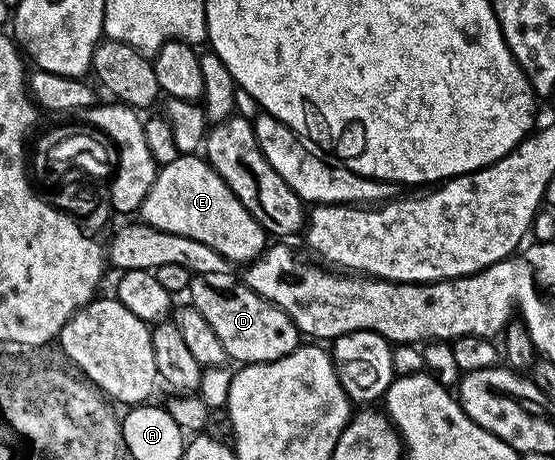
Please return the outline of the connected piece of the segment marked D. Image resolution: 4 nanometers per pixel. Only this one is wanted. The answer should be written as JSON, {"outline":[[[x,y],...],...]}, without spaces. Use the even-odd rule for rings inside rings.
{"outline":[[[231,272],[216,275],[196,275],[190,286],[191,304],[202,311],[206,323],[214,327],[222,347],[228,352],[233,362],[257,365],[259,361],[272,361],[278,355],[293,353],[301,344],[302,334],[296,325],[281,309],[276,308],[266,299],[258,296],[250,287],[238,283]],[[260,349],[268,349],[260,353]]]}

